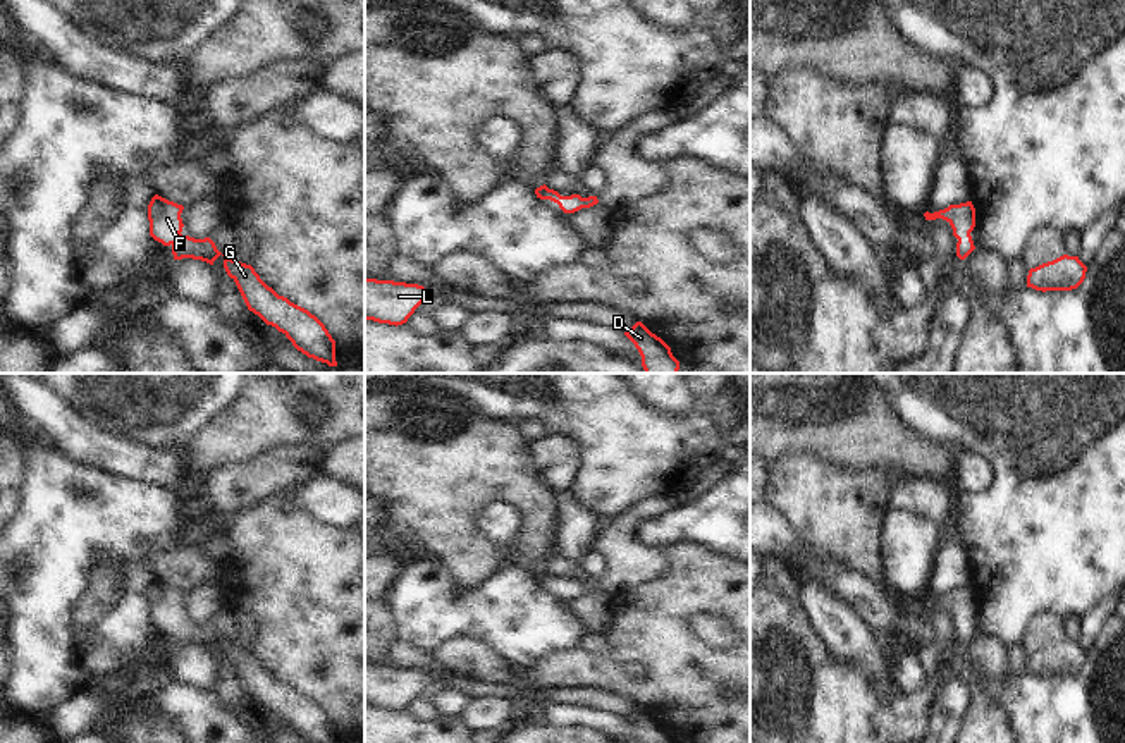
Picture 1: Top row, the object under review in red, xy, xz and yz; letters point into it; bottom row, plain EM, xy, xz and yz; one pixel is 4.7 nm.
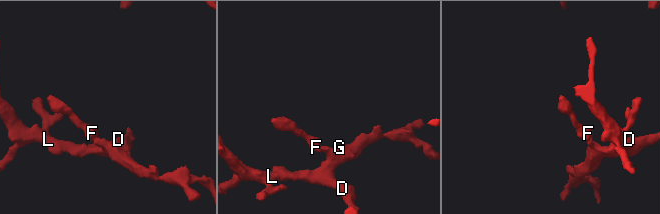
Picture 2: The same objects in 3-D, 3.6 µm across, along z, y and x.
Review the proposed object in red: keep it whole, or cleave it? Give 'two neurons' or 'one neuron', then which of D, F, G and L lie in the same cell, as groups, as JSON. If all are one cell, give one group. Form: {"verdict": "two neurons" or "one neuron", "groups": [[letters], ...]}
{"verdict": "one neuron", "groups": [["D", "F", "G", "L"]]}

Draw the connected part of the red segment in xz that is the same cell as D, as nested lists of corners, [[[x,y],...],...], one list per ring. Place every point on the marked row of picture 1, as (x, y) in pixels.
[[[636,322],[624,335],[638,349],[645,373],[678,373],[679,361],[673,356],[671,347],[642,322]]]

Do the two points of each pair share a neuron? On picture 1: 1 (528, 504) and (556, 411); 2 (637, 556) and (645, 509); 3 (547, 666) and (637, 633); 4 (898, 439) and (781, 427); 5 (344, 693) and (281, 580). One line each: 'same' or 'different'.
1: different
2: same
3: same
4: same
5: same

